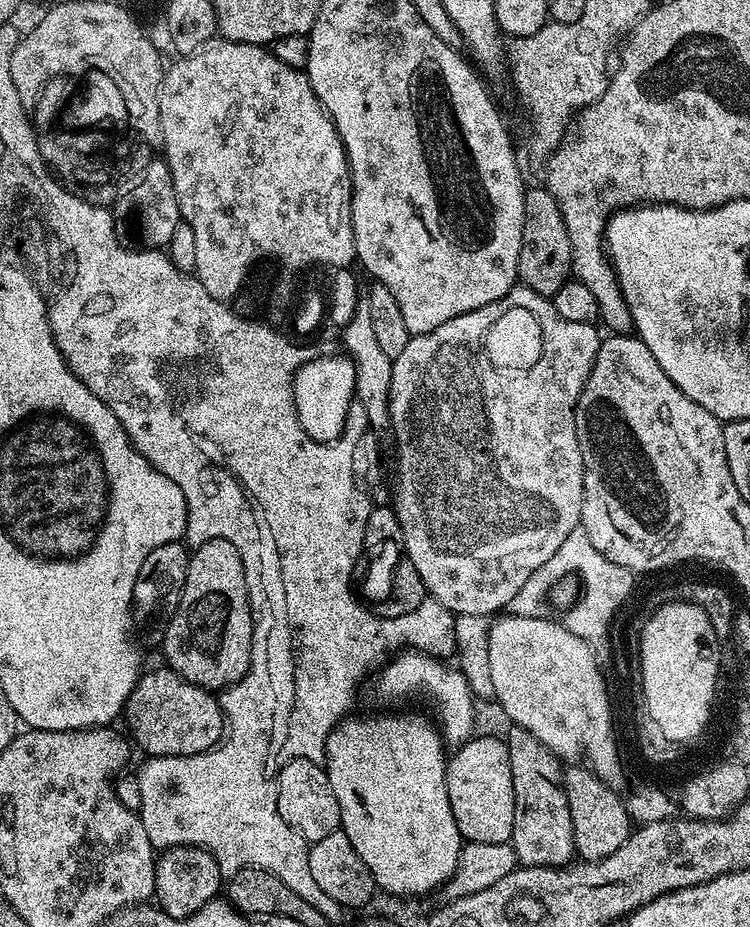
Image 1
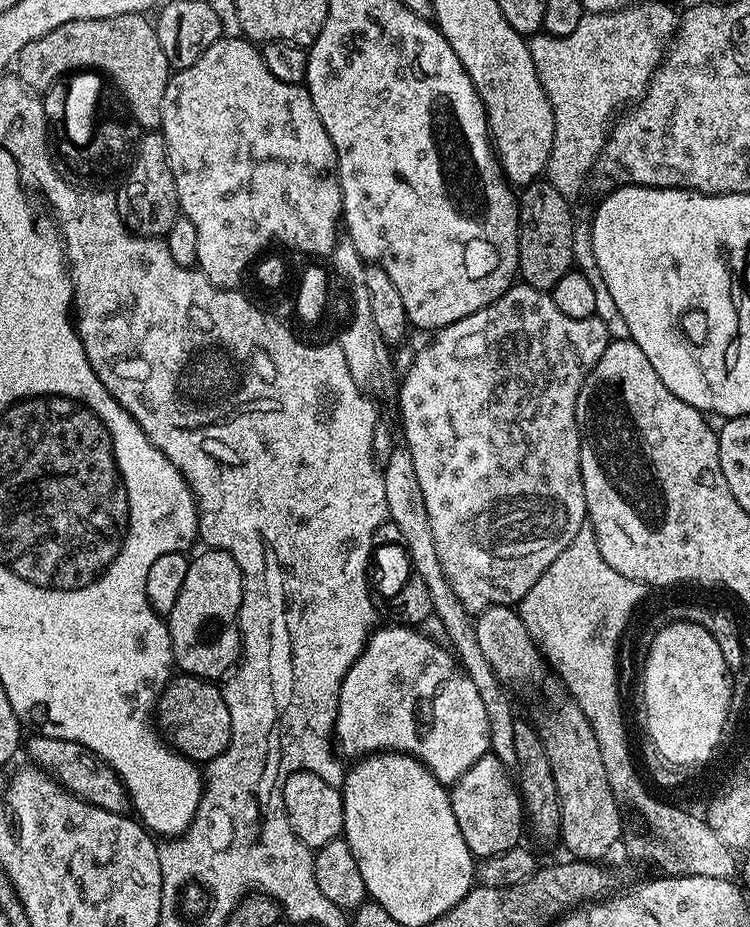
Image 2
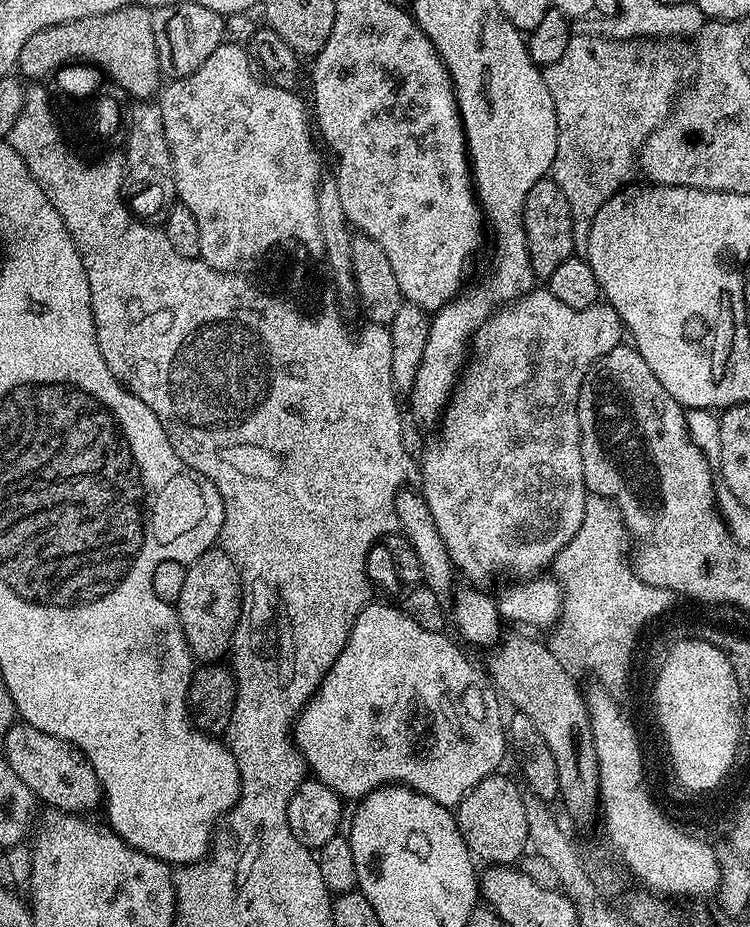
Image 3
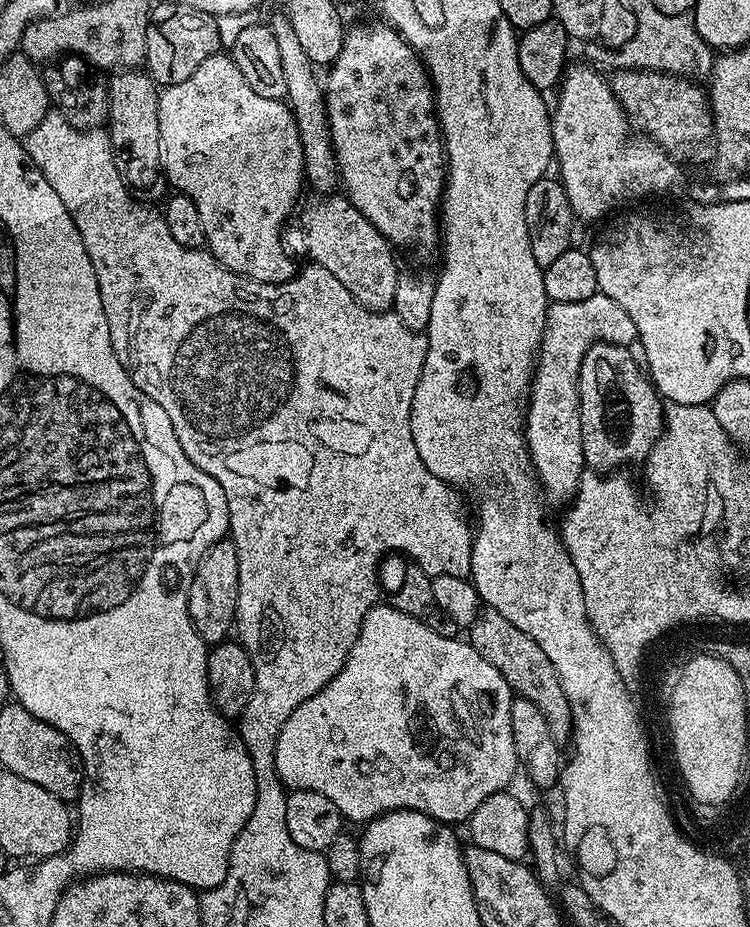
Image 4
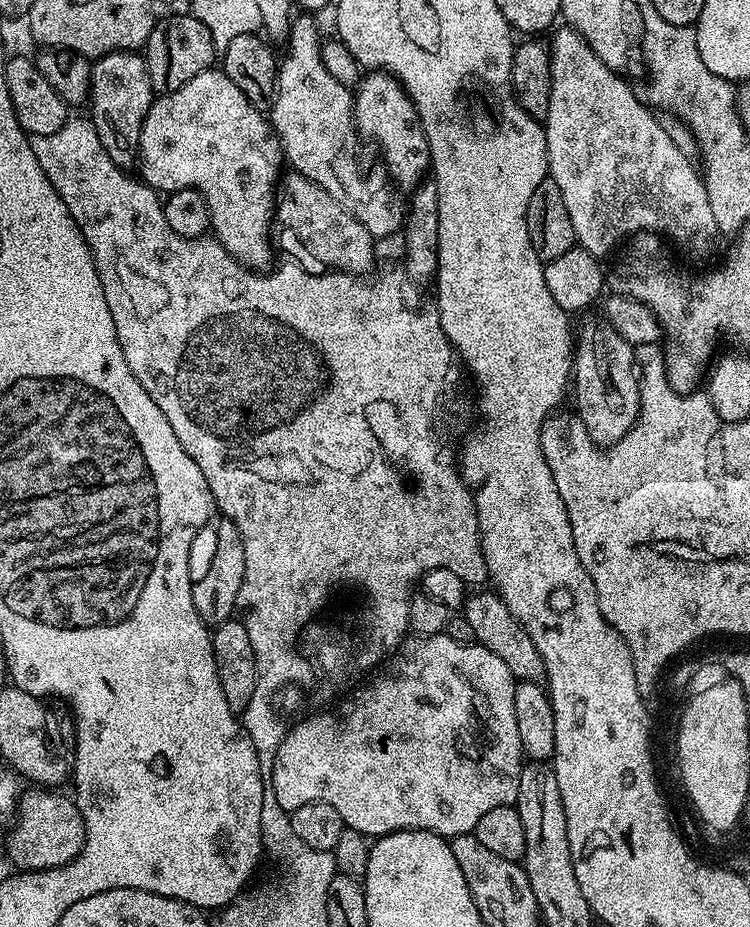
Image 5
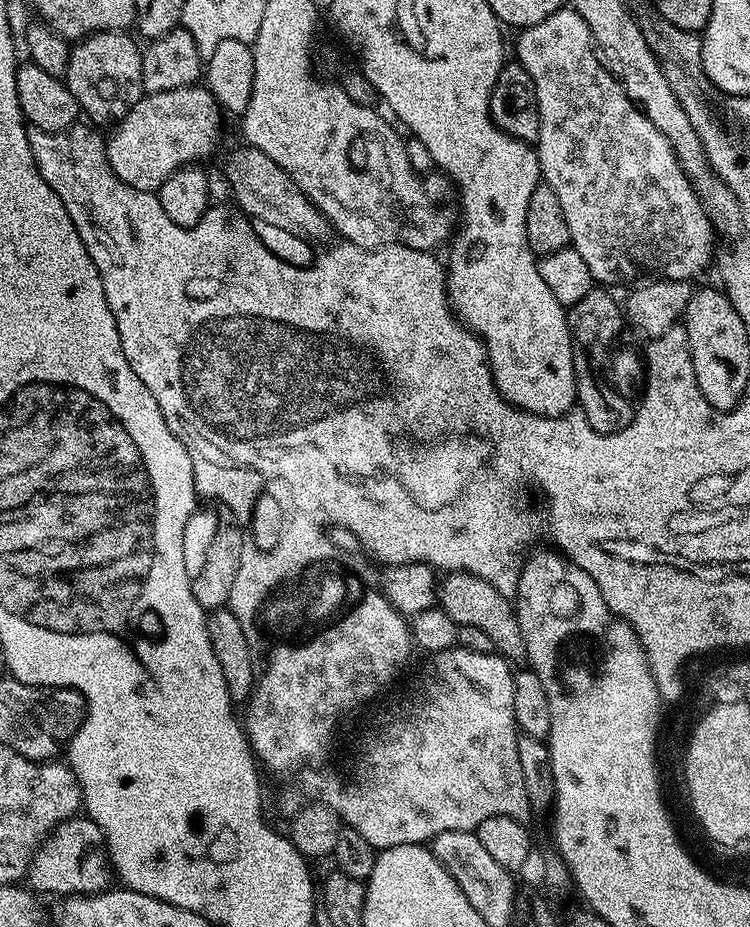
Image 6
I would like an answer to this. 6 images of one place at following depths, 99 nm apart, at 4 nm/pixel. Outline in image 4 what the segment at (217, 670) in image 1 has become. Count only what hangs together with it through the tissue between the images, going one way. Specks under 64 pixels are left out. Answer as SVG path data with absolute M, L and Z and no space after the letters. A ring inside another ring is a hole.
M225 538L217 542L214 546L210 546L210 550L205 552L204 557L201 558L200 563L195 565L194 571L196 572L192 576L192 585L186 588L188 593L188 613L190 614L190 618L194 622L194 626L196 627L196 632L199 636L204 639L204 643L209 646L215 646L221 641L225 639L233 631L234 625L236 623L236 595L238 594L238 550L232 544L231 539Z

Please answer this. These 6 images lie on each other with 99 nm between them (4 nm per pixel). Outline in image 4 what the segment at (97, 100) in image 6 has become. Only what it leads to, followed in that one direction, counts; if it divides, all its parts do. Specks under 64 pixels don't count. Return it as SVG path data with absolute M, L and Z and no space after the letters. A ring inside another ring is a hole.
M120 70L113 76L116 77L107 81L109 110L106 131L112 140L112 154L116 158L120 176L135 200L163 201L170 185L164 179L164 169L160 162L158 102L161 89L144 70Z

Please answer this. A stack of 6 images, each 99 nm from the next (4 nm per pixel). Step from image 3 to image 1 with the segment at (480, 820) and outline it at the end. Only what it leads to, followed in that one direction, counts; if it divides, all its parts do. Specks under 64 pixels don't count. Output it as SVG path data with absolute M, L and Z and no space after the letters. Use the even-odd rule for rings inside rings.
M473 735L471 740L459 745L456 752L446 760L446 794L450 798L450 810L454 810L454 822L458 822L461 837L467 843L494 842L506 844L511 841L514 830L514 778L510 774L508 745L496 736Z

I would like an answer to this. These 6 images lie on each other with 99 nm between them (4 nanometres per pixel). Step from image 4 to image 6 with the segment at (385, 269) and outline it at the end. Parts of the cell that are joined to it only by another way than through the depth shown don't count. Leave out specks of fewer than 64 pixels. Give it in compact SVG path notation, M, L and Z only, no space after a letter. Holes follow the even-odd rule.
M251 146L228 148L224 152L224 180L232 187L235 207L247 217L261 220L272 228L281 228L294 236L306 236L310 240L322 240L333 231L332 223L310 202L310 198L295 182L274 162L266 158L262 150Z

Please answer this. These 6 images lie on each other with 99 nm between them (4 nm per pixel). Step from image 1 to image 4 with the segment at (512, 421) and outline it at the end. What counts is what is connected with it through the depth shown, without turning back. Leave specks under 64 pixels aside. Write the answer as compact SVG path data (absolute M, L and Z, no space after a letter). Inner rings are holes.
M595 295L586 302L549 303L548 317L544 327L544 340L540 344L538 363L532 373L532 386L528 394L526 409L526 435L528 455L532 457L532 470L542 489L545 501L567 505L576 494L580 479L584 477L586 465L582 450L582 418L580 417L580 367L582 358L592 344L623 344L632 346L637 343L636 327L630 314L614 298Z

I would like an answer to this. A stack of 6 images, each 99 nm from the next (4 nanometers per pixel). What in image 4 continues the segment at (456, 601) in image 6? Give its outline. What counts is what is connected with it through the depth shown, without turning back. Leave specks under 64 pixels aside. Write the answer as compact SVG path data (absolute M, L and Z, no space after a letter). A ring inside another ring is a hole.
M485 607L477 615L467 632L468 643L478 650L478 654L482 654L482 658L486 658L486 662L490 662L490 666L494 666L494 670L498 670L498 674L502 674L502 678L506 678L513 693L534 702L534 706L542 710L546 722L550 722L550 734L554 734L554 742L561 746L567 745L572 735L570 704L566 702L566 694L562 690L562 682L558 682L554 666L550 666L550 658L546 658L538 642L534 642L530 634L522 634L514 622L502 618L502 614L490 607Z

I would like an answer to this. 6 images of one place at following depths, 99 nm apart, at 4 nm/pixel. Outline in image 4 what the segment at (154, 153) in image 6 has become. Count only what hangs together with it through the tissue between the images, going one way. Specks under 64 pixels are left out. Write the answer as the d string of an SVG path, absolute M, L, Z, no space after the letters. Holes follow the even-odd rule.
M217 54L206 58L186 82L169 84L161 91L158 130L164 179L179 195L188 196L198 206L202 230L206 230L204 243L216 262L263 284L285 284L291 280L294 268L288 265L280 231L300 191L305 191L306 181L302 138L289 105L284 100L259 96L231 55Z

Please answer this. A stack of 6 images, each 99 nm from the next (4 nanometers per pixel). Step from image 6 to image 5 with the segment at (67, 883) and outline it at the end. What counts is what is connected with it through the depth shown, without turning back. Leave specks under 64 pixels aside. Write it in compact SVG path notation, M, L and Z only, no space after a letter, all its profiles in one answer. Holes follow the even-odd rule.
M32 790L25 791L20 797L18 811L14 817L14 823L7 833L8 856L12 859L13 869L26 872L43 872L46 868L57 868L63 864L69 864L75 860L76 855L84 845L84 823L82 814L78 810L75 799L71 795L59 796L56 790Z

